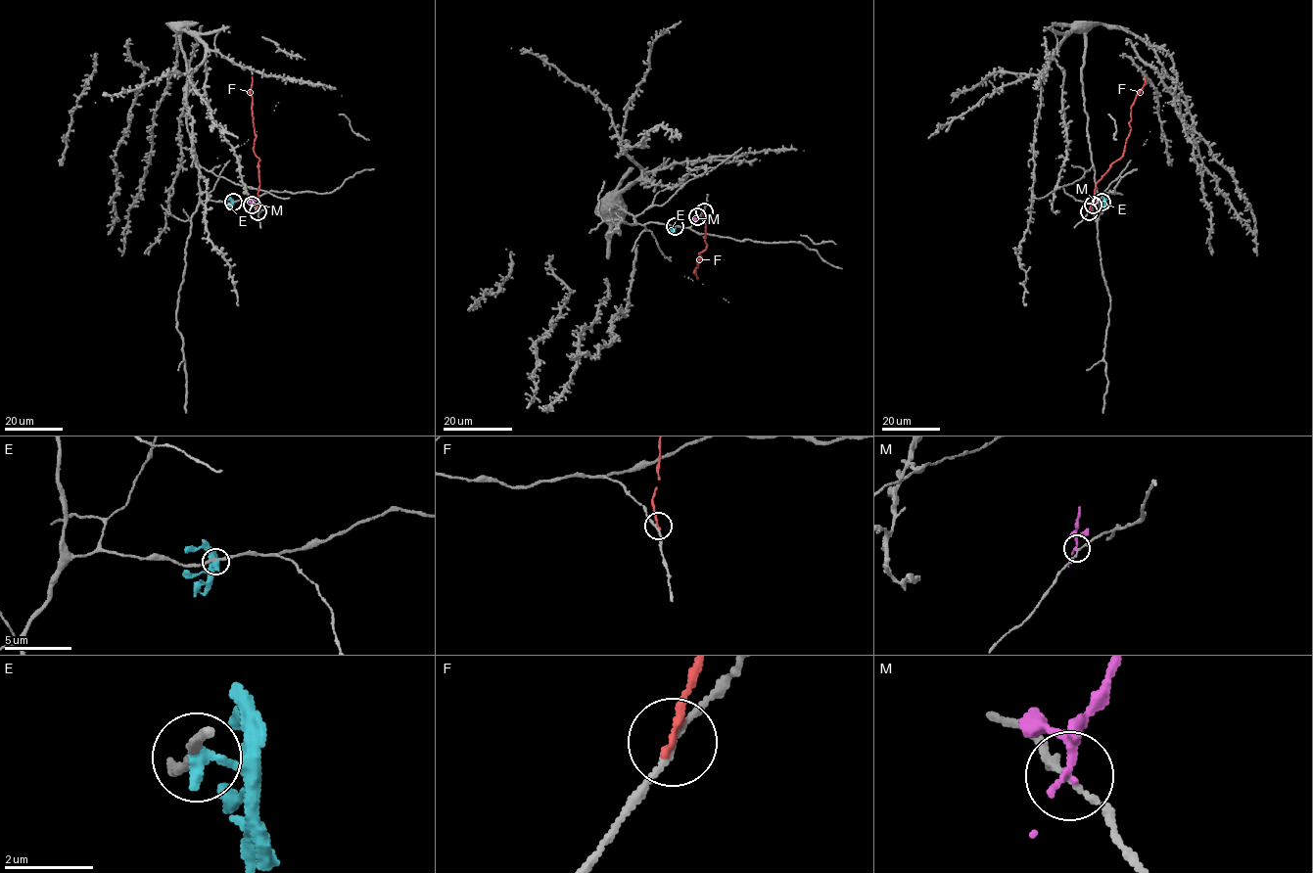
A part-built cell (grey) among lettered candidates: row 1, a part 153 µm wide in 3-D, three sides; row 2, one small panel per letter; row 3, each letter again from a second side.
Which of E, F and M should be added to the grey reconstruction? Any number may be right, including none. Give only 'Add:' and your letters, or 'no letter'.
Add: no letter

